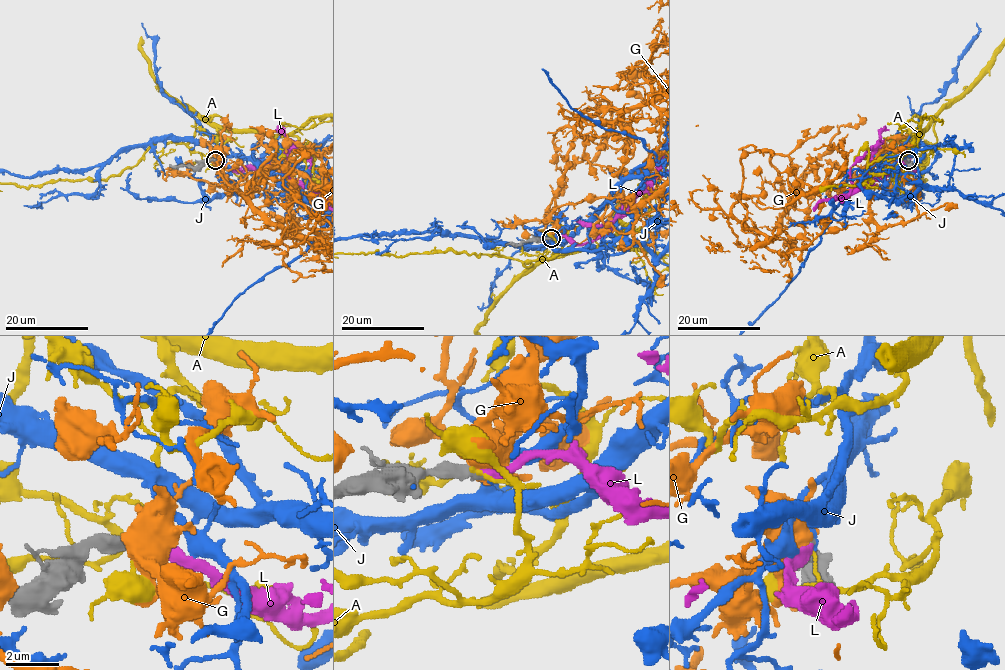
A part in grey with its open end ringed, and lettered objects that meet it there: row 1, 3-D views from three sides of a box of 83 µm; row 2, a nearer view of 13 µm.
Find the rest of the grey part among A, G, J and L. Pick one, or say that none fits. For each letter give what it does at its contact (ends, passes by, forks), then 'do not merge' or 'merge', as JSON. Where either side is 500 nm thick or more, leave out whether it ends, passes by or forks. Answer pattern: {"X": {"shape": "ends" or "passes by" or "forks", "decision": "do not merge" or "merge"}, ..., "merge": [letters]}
{"A": {"shape": "ends", "decision": "do not merge"}, "G": {"decision": "do not merge"}, "J": {"shape": "passes by", "decision": "do not merge"}, "L": {"shape": "ends", "decision": "merge"}, "merge": ["L"]}

